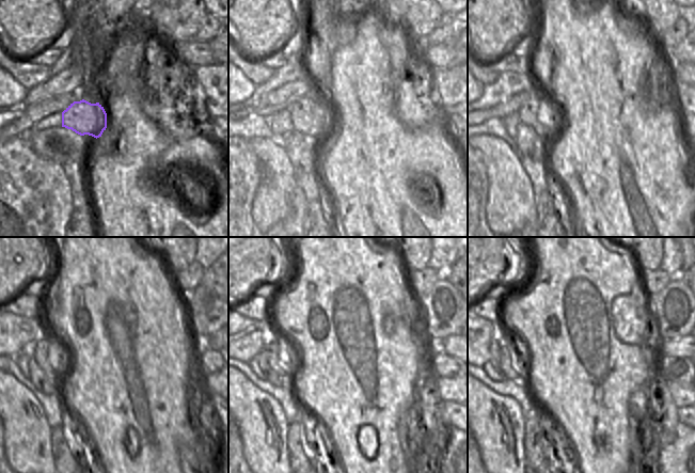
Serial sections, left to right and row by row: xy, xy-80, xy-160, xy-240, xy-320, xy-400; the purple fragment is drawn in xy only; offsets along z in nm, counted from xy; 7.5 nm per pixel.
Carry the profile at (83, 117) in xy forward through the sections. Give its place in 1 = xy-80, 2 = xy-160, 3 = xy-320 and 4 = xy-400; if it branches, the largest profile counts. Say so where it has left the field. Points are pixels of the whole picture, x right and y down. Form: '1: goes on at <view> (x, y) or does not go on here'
1: goes on at xy-80 (312, 116)
2: goes on at xy-160 (541, 114)
3: goes on at xy-320 (277, 361)
4: goes on at xy-400 (508, 365)

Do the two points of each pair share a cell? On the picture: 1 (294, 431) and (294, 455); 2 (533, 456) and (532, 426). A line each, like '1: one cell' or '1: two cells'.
1: one cell
2: one cell

